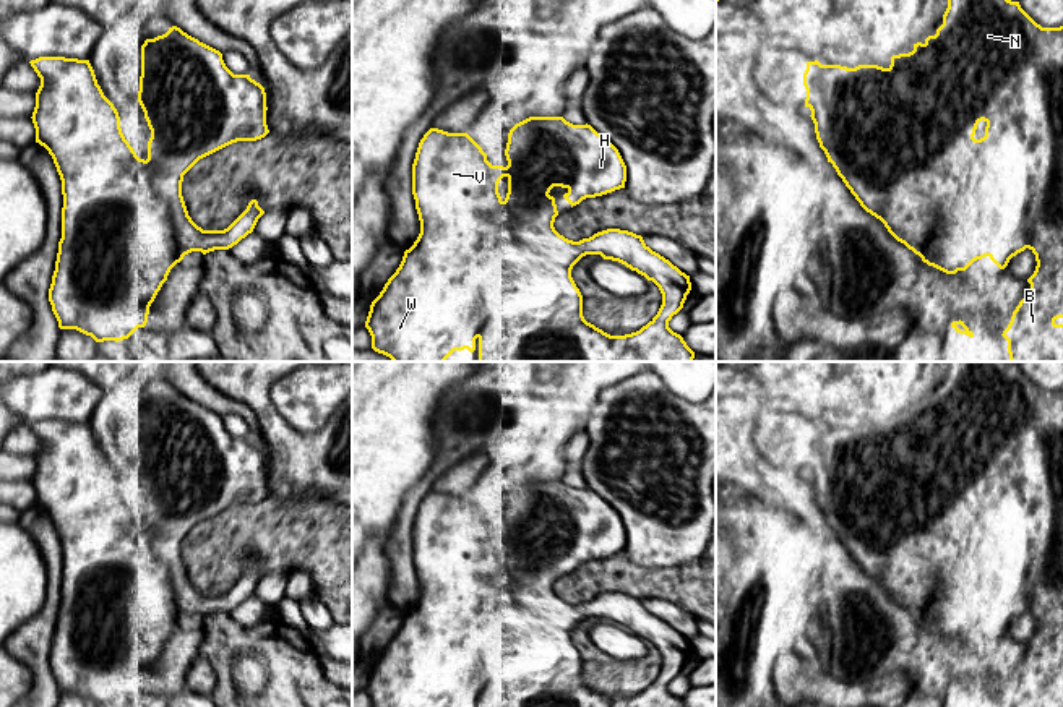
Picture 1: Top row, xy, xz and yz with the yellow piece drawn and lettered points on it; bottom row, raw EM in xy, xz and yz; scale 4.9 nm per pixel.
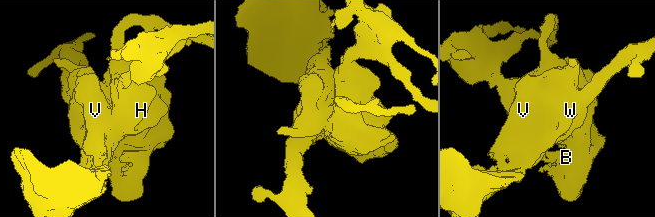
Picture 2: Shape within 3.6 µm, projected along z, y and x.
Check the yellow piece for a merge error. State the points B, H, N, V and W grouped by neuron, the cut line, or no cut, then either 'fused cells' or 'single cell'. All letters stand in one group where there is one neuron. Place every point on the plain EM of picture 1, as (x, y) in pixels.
B H N / V W; cut in yz along (992, 484), (1016, 492), (1021, 519), (1031, 524), (1029, 610); fused cells

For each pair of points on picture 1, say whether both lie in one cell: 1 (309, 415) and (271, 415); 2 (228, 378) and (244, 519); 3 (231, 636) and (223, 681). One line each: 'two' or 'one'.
1: two
2: two
3: one

